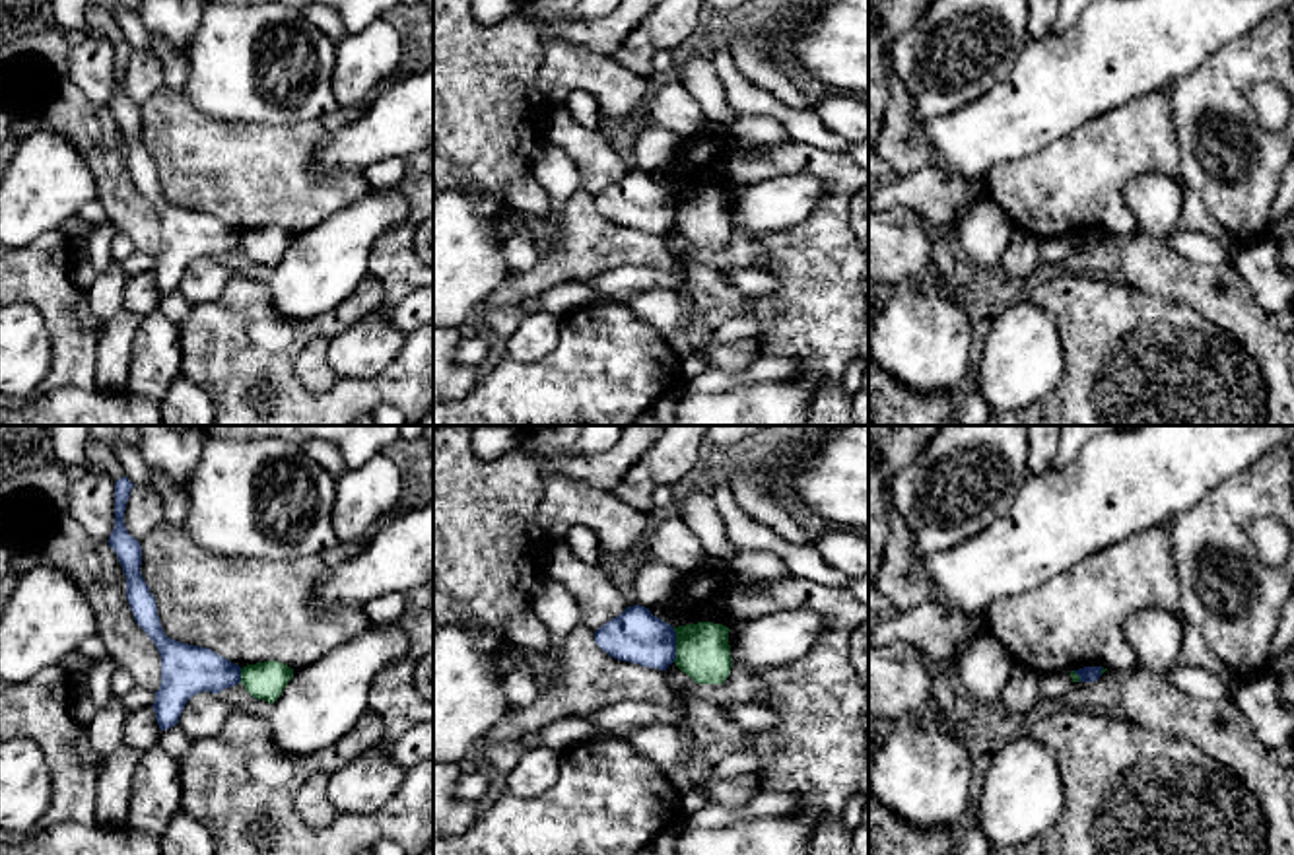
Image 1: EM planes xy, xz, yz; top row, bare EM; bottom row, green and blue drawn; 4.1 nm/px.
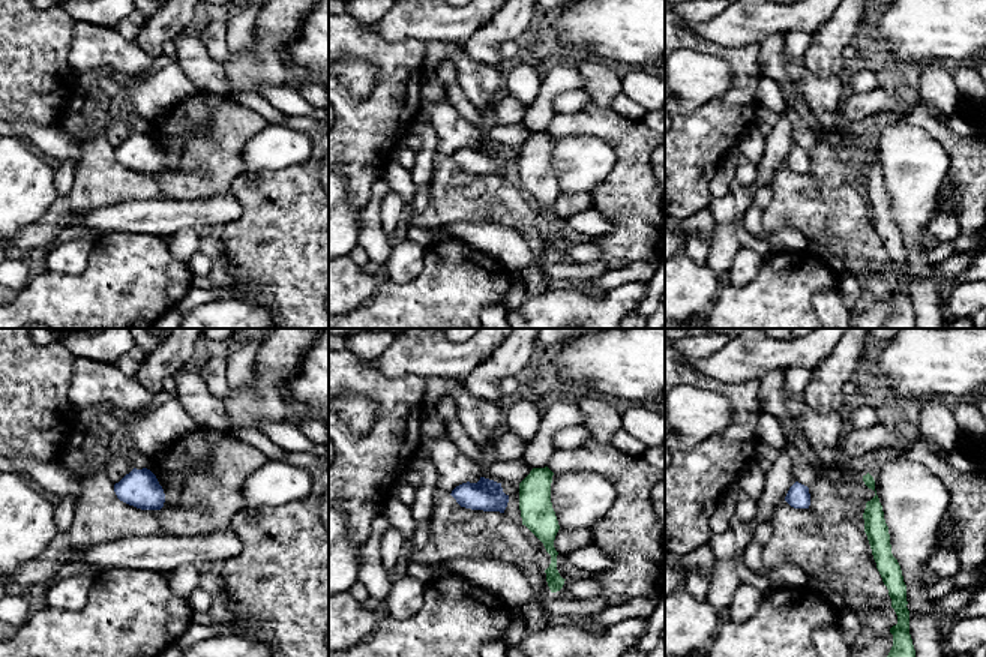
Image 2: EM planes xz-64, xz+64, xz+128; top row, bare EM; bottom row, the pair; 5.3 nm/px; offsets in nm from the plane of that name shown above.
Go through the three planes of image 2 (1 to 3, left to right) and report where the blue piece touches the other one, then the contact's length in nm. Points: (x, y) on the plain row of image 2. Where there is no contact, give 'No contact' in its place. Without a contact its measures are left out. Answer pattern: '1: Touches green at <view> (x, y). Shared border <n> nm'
1: No contact
2: No contact
3: No contact

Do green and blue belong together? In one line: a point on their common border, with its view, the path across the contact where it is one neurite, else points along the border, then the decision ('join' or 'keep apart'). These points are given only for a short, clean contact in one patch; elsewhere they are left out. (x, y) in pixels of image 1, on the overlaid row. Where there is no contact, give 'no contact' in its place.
meets green in xz at (677, 646); keep apart

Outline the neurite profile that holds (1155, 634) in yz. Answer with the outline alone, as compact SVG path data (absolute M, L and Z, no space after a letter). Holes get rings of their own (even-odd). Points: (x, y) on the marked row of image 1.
M1142 608L1133 612L1123 624L1125 639L1137 653L1139 667L1168 674L1175 667L1181 649L1181 620L1162 608Z

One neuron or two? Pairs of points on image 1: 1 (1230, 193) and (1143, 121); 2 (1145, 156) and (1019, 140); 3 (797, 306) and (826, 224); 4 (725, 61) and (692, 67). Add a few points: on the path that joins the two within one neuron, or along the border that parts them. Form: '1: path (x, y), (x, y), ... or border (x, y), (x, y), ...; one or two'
1: border (1168, 105), (1180, 158), (1180, 179), (1195, 193); two
2: border (1090, 123), (1028, 156), (1007, 162); two
3: path (817, 286), (820, 282), (824, 243); one
4: border (704, 47), (729, 105); two

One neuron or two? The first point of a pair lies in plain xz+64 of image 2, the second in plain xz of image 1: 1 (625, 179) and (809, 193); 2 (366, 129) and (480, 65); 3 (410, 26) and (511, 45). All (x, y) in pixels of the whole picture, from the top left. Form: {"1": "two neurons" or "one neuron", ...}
{"1": "two neurons", "2": "one neuron", "3": "two neurons"}

